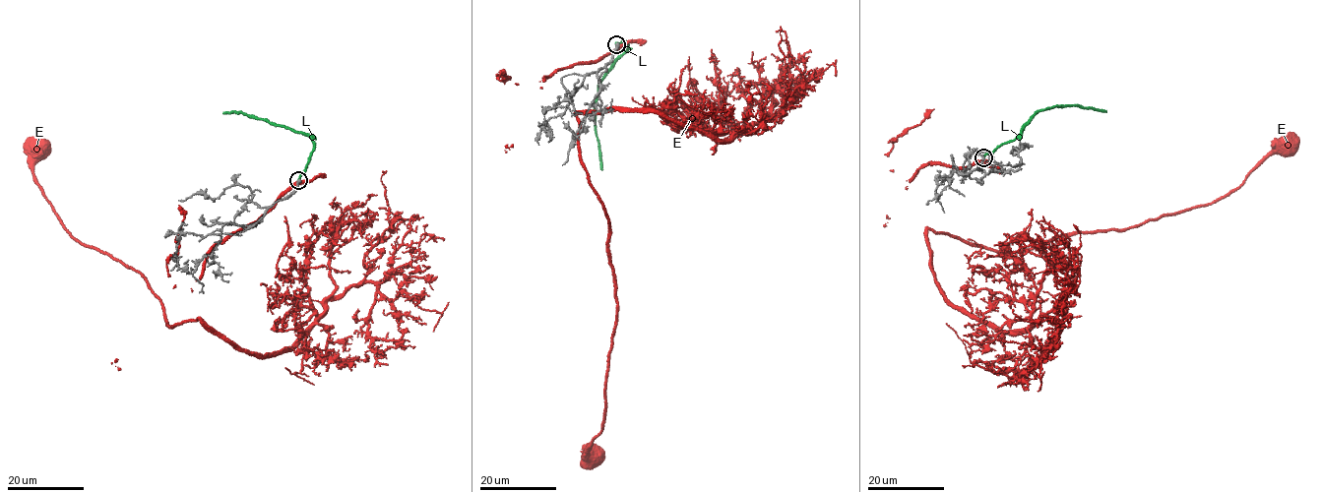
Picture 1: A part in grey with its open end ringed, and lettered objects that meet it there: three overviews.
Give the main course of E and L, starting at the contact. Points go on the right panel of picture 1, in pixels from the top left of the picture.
E: (983, 160), (955, 168), (931, 160), (910, 182), (924, 227), (1008, 251), (1211, 204), (1284, 145)
L: (982, 157), (1021, 134), (1035, 114), (1046, 109), (1077, 103), (1105, 112)

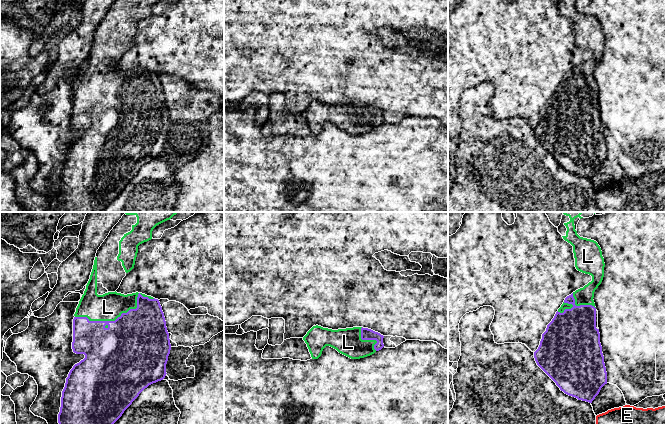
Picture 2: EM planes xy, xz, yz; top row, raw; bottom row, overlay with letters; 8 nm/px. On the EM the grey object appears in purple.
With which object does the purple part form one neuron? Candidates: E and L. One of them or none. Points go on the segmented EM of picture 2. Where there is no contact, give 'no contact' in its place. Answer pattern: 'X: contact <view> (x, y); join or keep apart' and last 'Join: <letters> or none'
E: no contact; keep apart
L: contact xy (121, 315); join
Join: L

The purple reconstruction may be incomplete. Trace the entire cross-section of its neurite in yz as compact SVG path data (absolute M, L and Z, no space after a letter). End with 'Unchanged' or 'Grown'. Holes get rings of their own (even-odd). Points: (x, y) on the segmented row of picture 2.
M563 212L558 232L573 246L575 267L578 271L592 276L592 281L567 296L556 312L538 349L534 352L537 365L556 383L565 394L578 400L592 403L601 388L607 384L607 372L600 343L599 329L596 328L596 307L594 292L604 277L604 258L598 243L580 237L577 224L581 218L592 217L596 212Z. Grown

